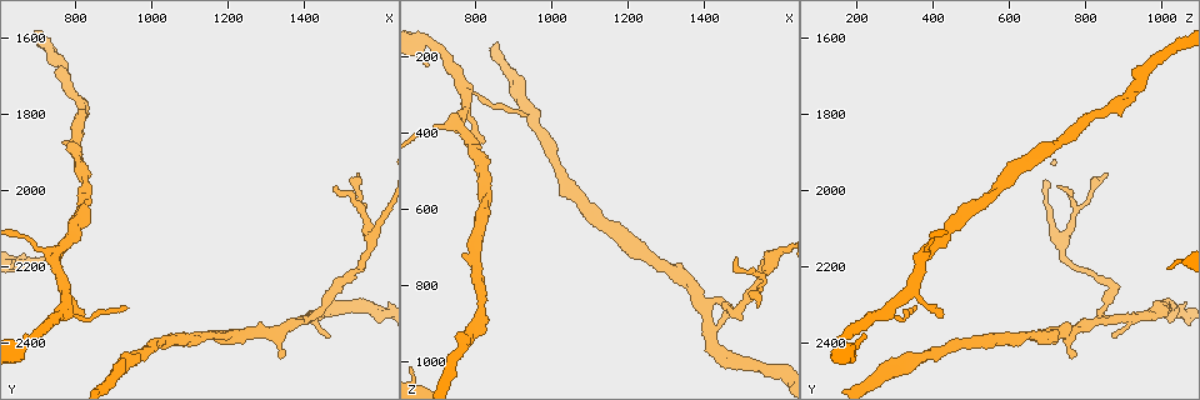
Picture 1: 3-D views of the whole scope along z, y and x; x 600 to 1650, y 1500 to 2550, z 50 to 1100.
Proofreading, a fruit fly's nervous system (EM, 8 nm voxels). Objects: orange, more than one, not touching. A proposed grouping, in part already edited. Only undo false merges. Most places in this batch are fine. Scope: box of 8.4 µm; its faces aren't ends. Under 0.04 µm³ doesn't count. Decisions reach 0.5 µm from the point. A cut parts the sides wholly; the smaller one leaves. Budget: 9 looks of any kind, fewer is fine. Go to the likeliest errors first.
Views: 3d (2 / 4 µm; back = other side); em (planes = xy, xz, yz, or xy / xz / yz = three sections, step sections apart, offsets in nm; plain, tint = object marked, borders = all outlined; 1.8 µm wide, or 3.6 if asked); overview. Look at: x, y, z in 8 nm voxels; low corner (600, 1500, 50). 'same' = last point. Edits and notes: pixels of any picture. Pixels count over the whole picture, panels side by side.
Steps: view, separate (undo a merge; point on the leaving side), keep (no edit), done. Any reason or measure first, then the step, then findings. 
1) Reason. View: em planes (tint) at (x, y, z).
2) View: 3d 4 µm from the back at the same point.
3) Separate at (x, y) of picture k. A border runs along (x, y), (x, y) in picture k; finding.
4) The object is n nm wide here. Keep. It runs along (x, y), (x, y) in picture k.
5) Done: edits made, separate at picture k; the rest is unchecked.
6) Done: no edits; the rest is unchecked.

Sudden change in width. View: em planes (tint) at (685, 2385, 165).

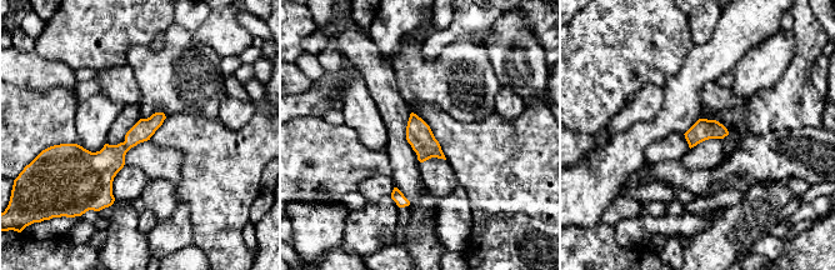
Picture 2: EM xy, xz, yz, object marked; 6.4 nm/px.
Keep. One neuron here.

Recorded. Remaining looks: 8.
Branch point. View: em xz step 16 (borders) at (1395, 2345, 835).

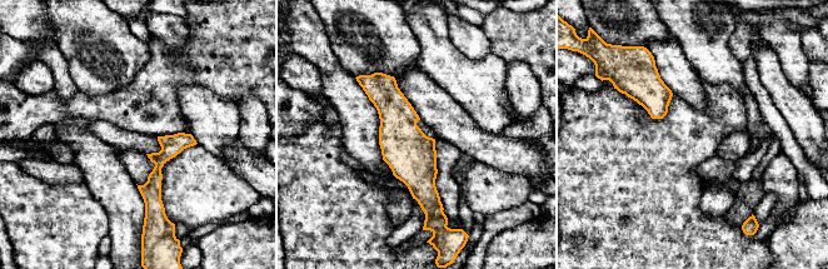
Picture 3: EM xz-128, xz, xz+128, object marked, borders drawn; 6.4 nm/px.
Keep. Continuous, no second neuron.

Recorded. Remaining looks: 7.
Sharp bend. View: 3d 2 µm at (1570, 2160, 735).

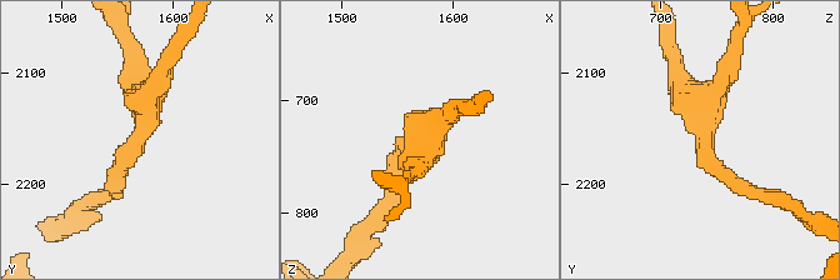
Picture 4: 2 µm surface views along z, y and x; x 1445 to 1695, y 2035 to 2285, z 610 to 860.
Shape alone is not enough. View: em planes (tint) at (1568, 2158, 738).

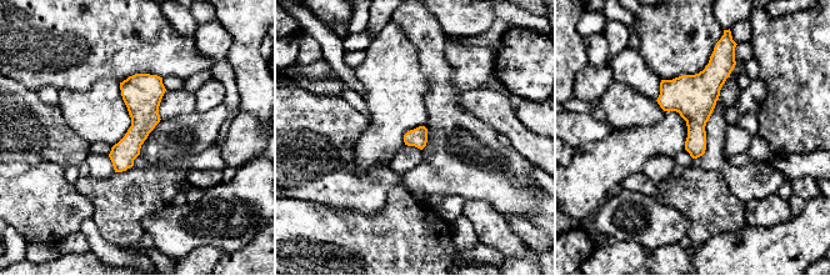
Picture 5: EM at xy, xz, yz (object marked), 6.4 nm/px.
Keep. One neuron here.

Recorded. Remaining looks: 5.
Arms part here. View: em planes (tint) at (740, 2170, 375).

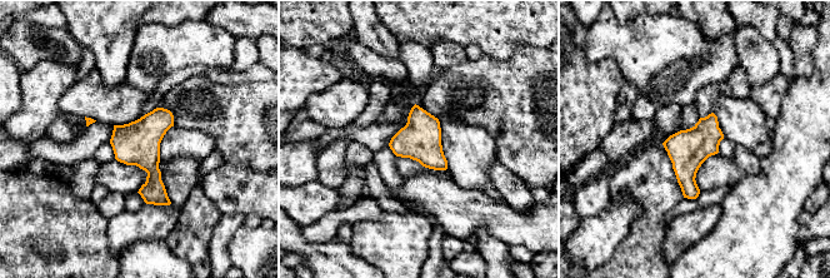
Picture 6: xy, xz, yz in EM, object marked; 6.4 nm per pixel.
The object is 260 nm wide here. Keep. All the same neuron.

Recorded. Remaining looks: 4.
Done: no edits; the rest is unchecked.

